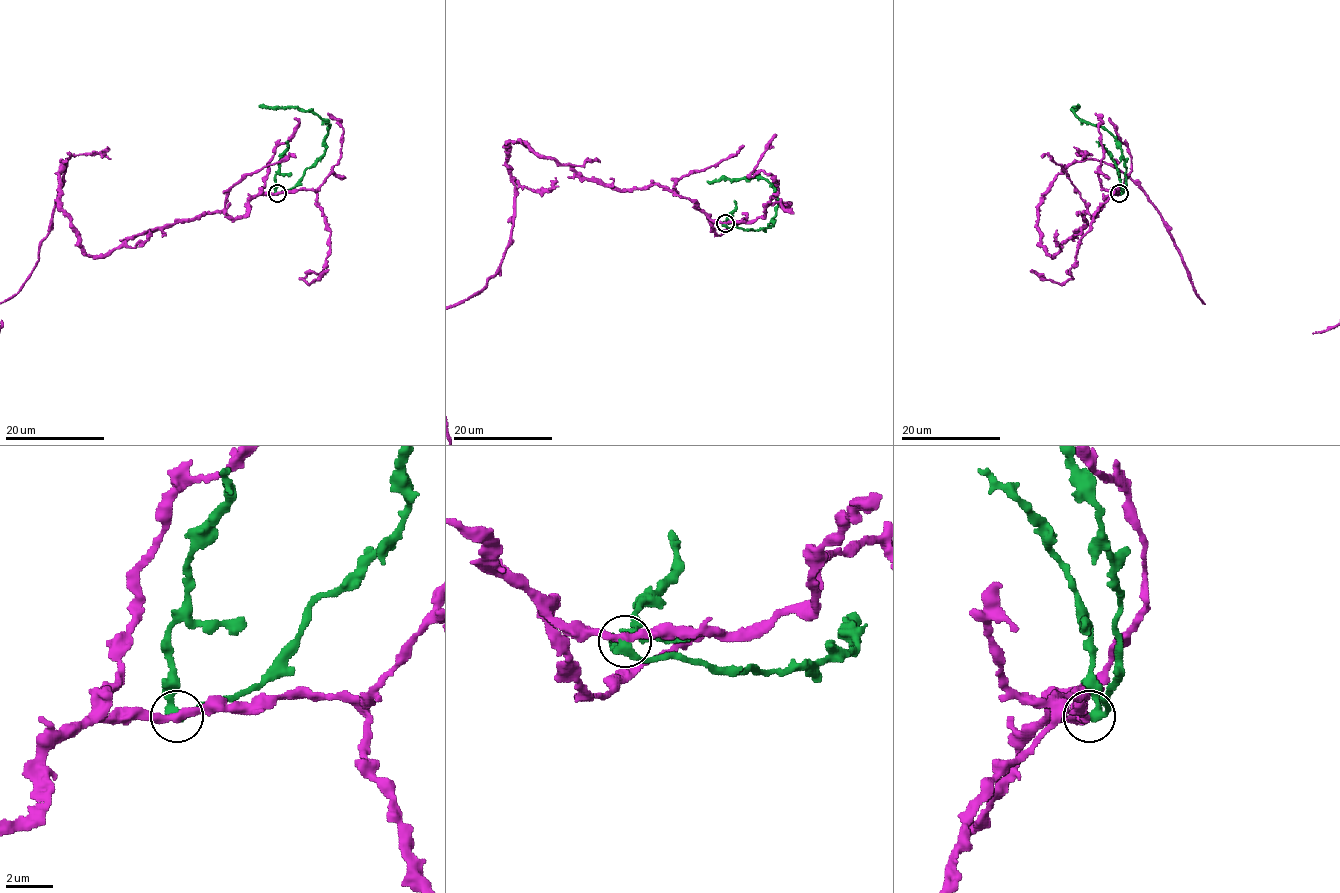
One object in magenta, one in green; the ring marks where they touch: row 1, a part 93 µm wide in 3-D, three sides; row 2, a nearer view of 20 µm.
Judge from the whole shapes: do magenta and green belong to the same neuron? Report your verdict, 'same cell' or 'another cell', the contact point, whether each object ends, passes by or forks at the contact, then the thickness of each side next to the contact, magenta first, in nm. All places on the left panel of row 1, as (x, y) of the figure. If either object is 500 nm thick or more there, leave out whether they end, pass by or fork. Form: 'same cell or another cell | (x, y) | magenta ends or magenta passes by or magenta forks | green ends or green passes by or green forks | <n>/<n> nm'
another cell | (277, 193) | magenta passes by | green passes by | 280/360 nm

